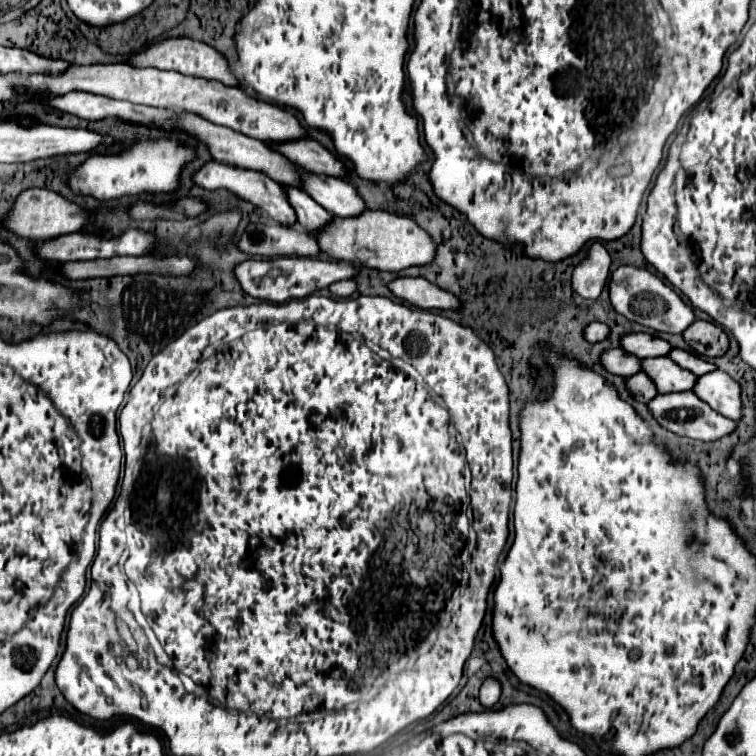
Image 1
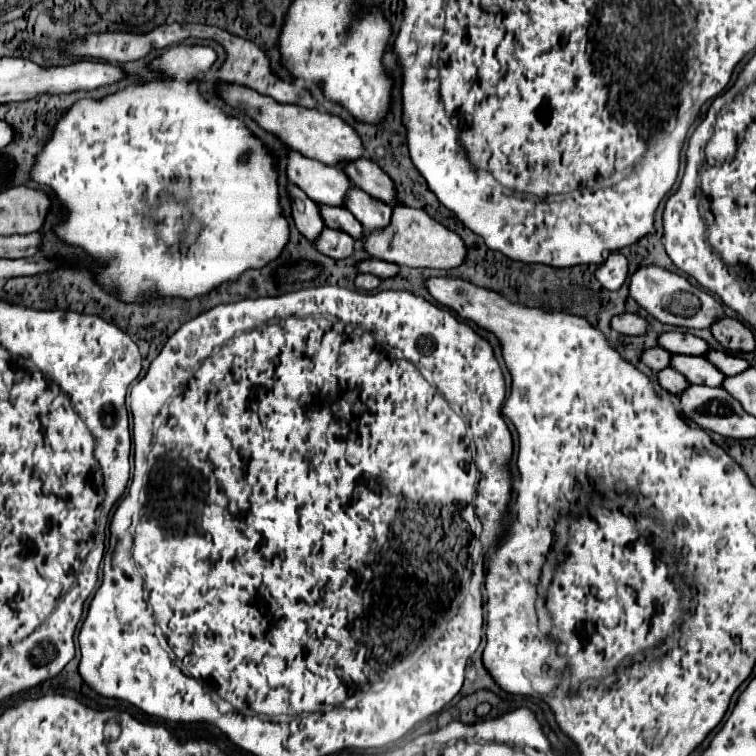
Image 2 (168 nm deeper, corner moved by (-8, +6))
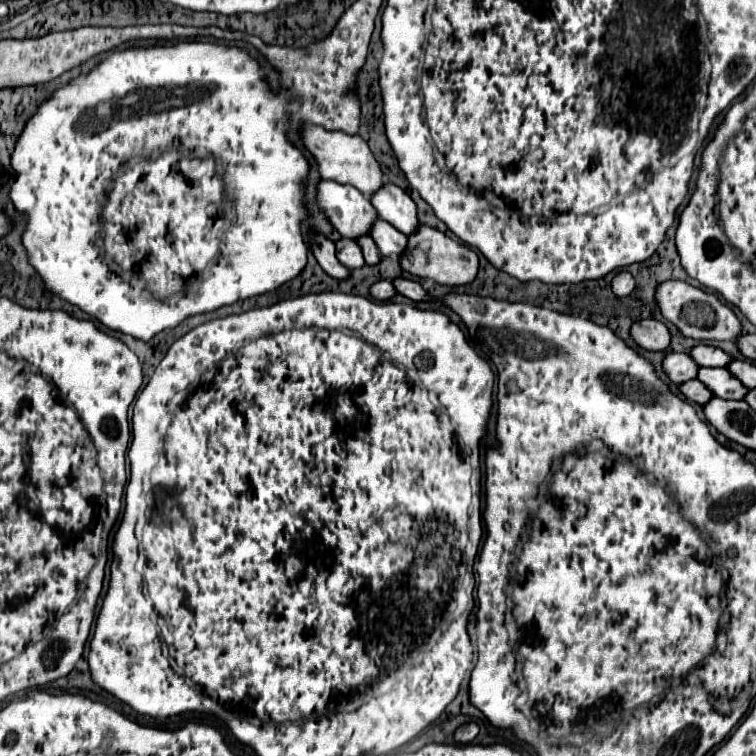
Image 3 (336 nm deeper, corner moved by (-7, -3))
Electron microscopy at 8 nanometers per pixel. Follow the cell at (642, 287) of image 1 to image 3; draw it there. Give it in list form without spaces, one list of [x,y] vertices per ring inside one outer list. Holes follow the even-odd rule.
[[[683,281],[659,283],[655,289],[655,301],[661,315],[667,321],[671,321],[685,337],[691,337],[697,341],[709,341],[709,339],[733,341],[741,333],[739,319],[727,305],[723,305],[713,293],[707,293],[689,283],[683,283]]]

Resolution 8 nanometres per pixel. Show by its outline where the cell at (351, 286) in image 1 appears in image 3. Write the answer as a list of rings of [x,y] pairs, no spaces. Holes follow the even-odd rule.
[[[377,281],[377,283],[373,283],[373,285],[371,285],[369,293],[371,293],[371,297],[373,297],[373,299],[387,301],[387,299],[391,299],[391,297],[395,295],[395,289],[393,289],[391,281]]]

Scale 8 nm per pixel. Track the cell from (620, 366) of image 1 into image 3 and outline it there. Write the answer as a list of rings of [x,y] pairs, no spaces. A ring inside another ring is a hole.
[[[667,353],[663,357],[663,371],[665,375],[675,383],[683,383],[683,381],[689,381],[689,379],[695,379],[697,377],[697,369],[699,365],[687,355],[687,353]]]

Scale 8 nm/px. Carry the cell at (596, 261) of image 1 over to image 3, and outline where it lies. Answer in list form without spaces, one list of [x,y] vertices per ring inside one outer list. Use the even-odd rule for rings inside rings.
[[[619,271],[613,281],[611,281],[611,291],[617,295],[617,297],[625,297],[629,295],[631,291],[635,289],[635,279],[631,277],[629,271]]]

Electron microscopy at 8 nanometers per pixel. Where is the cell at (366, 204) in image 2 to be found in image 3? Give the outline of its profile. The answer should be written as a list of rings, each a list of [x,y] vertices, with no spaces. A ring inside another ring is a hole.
[[[377,219],[371,225],[369,235],[373,237],[381,255],[401,255],[405,251],[407,235],[401,235],[393,225],[389,225],[383,219]]]

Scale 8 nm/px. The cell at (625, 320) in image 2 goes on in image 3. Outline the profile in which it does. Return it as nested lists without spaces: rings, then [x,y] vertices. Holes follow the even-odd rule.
[[[641,319],[631,325],[631,337],[633,341],[647,349],[647,351],[663,351],[669,345],[669,331],[661,321],[655,319]]]

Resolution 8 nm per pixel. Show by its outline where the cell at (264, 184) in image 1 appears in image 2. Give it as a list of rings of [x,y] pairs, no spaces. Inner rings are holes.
[[[290,184],[288,192],[292,196],[292,218],[296,228],[310,240],[316,242],[324,230],[324,220],[320,216],[320,206],[312,202],[298,186]]]

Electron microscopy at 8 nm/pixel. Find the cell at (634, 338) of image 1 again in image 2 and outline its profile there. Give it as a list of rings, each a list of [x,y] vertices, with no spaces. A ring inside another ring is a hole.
[[[664,332],[658,338],[658,344],[674,354],[694,354],[694,356],[704,356],[710,346],[706,344],[706,340],[688,334],[688,332]]]

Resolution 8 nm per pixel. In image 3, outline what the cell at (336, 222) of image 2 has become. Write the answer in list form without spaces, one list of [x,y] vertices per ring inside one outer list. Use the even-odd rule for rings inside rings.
[[[361,235],[361,237],[357,237],[357,243],[359,243],[361,251],[363,251],[365,263],[369,263],[369,265],[379,263],[379,253],[377,253],[377,247],[375,247],[375,243],[373,243],[373,239],[371,239],[369,235]]]

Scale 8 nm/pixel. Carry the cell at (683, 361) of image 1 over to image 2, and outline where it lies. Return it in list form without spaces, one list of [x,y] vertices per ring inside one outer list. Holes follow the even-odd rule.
[[[710,350],[710,352],[706,354],[706,358],[708,358],[720,372],[724,372],[726,376],[736,376],[736,374],[744,372],[746,368],[750,368],[750,362],[748,362],[748,360],[744,360],[744,358],[736,356],[736,354],[728,354],[728,352],[724,352],[724,350]]]

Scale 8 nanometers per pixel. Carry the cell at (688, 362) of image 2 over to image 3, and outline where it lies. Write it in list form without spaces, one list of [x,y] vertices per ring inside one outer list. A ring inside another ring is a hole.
[[[699,367],[697,379],[717,397],[721,399],[743,399],[747,389],[737,381],[727,369],[709,369]]]

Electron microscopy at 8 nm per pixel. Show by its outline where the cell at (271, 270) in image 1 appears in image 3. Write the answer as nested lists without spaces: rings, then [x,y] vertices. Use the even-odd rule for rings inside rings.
[[[397,277],[397,279],[393,279],[393,287],[395,287],[397,293],[401,293],[401,295],[413,299],[413,301],[423,301],[423,299],[427,299],[427,293],[423,291],[423,287],[421,287],[417,281],[413,281],[413,279]]]

